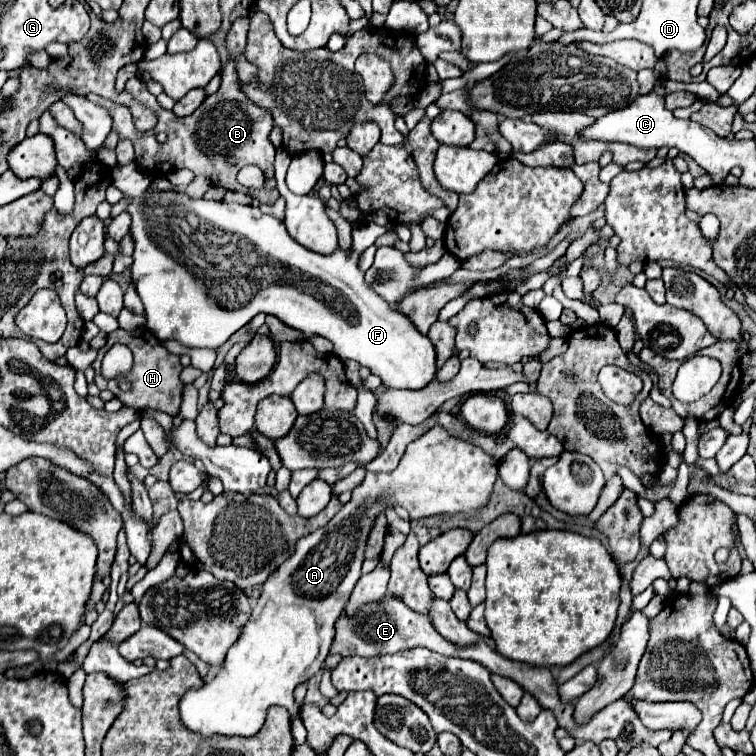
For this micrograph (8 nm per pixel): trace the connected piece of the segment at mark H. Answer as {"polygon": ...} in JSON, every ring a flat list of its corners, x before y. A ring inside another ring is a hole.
{"polygon":[[122,328,114,330,108,334,106,338,106,344,98,350,98,356,96,360,92,362,92,368,96,372,96,386,100,390,112,390,114,396,128,408,134,408,134,410,148,410,148,408,154,408,154,410,162,410,162,412,168,412,170,416,176,416,178,414,178,408,180,408,180,400,182,400,182,380,180,380,180,372,182,372,182,364,180,364,180,356,176,354,170,354,160,342,158,338,146,328,136,328,132,332,126,332],[110,344,126,344,132,354,134,354,134,366,130,370,130,374,124,376,124,380,130,384,128,390,122,390,118,388,118,380,106,380,100,376,100,358,104,356,104,352,110,348]]}

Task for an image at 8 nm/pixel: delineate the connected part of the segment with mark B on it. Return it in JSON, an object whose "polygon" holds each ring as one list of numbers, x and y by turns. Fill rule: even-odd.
{"polygon":[[248,16,238,17,232,22,232,26,226,34,226,48,230,52,230,60,220,70,220,78,222,78,220,88,218,88,218,92,210,94,190,116,178,118,178,116,174,116,174,112,164,110,156,102,156,96,152,96,148,92,146,82,138,80,136,76,126,82,126,92,130,92,140,104,146,104,146,108,154,110,154,114,158,116,158,124,150,132,138,132,134,128,134,118,130,116,130,108,126,108,122,104,114,104,114,102,104,100,104,98,94,100,94,94,88,94,86,98,110,112,112,130,118,132,120,140,128,138,134,144,136,164,140,170,146,170,150,176,156,176,156,174,160,176,160,174,166,174,170,170,188,168,194,174,206,176,214,186,222,186,226,190,246,192,242,186,238,186,236,174,242,166,256,164,266,174,266,186,264,186,264,190,256,192,256,198,262,204,272,206,280,196,276,190,276,180,274,180,276,148,268,138,272,128,274,128,274,120,272,120,270,112,266,112,266,108,258,108,258,104,250,102,250,98,244,96,244,92,240,88,238,74,236,74,236,56,244,54,244,50,246,50,248,31]]}

